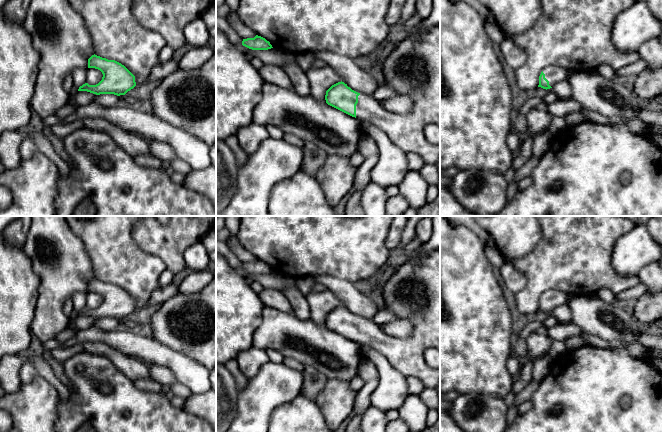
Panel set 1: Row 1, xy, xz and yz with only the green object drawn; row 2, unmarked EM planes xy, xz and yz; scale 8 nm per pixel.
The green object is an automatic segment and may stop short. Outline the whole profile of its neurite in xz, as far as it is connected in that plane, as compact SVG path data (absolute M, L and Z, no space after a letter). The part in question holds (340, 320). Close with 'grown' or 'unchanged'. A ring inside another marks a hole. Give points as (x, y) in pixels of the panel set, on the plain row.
M440 249L421 258L416 253L412 254L385 283L381 297L385 307L392 311L397 319L409 320L412 323L413 332L410 337L401 339L386 335L379 325L352 314L342 305L326 315L326 327L359 345L371 346L404 376L416 377L425 387L436 389L440 385L440 369L433 369L426 364L424 352L430 347L440 350Z | grown

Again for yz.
M551 289L546 291L539 300L539 309L543 313L550 313L558 306L566 303L568 295L562 291Z | grown

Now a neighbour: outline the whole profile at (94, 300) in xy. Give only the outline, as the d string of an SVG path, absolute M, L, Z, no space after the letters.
M89 292L87 294L87 305L89 309L96 309L102 304L103 298L100 294Z

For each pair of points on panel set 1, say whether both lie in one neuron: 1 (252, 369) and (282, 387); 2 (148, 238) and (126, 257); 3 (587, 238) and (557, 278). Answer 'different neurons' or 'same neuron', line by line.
1: different neurons
2: different neurons
3: same neuron

